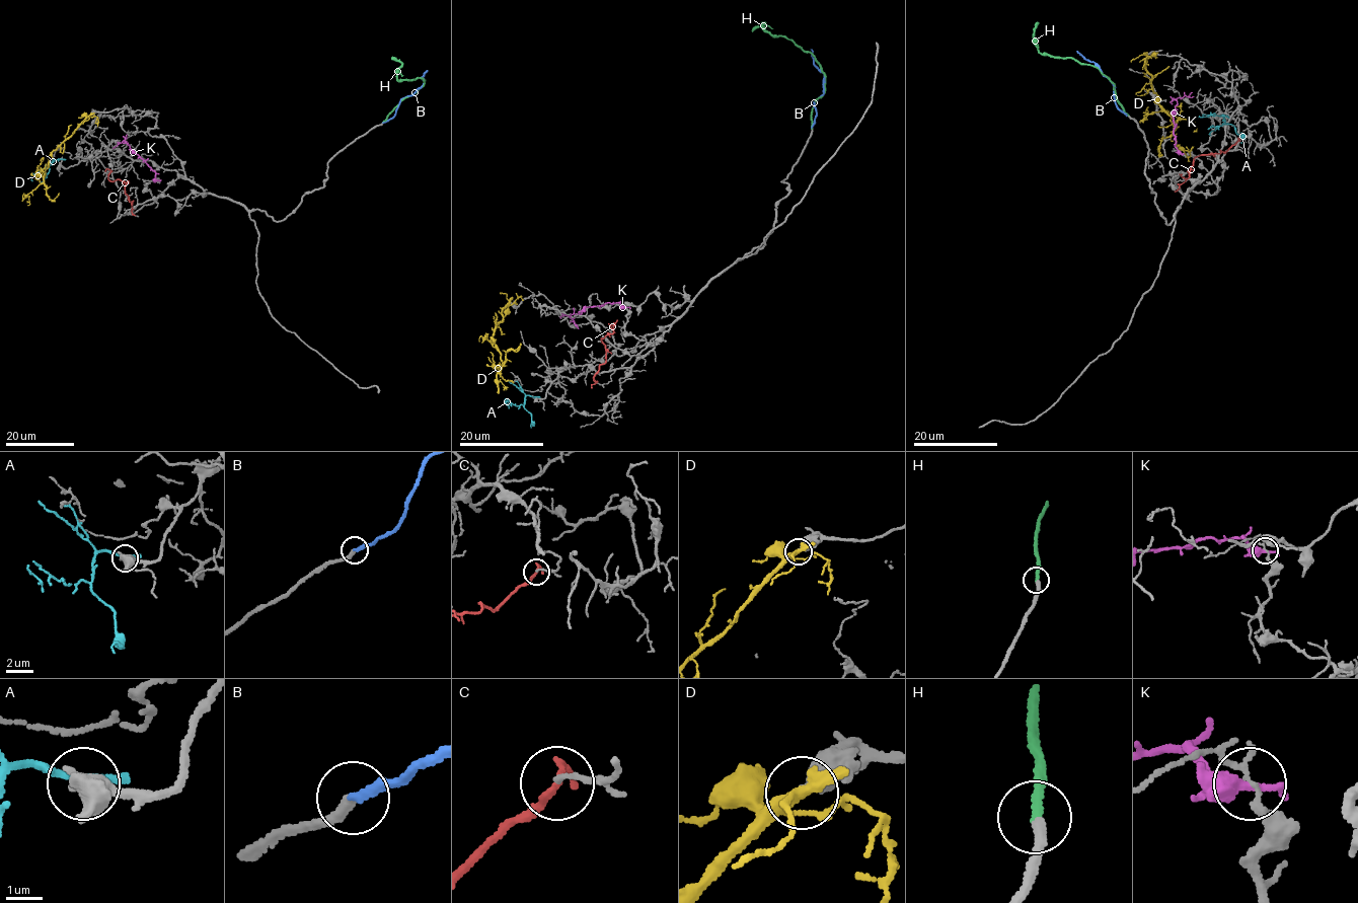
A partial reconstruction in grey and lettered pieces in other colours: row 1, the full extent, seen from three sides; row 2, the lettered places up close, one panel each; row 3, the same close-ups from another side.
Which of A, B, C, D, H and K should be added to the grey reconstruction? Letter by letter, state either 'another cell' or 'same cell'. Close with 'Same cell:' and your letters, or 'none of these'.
A: another cell
B: another cell
C: another cell
D: another cell
H: same cell
K: another cell
Same cell: H

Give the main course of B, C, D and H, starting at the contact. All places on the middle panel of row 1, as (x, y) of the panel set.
B: (812, 127), (816, 114), (813, 102), (823, 92), (824, 75), (813, 63), (810, 49)
C: (596, 382), (594, 376), (605, 362), (605, 345), (601, 339), (612, 332), (617, 320)
D: (510, 302), (504, 307), (502, 320), (493, 337), (502, 363), (505, 363), (497, 375), (498, 393)
H: (812, 128), (813, 106), (824, 91), (819, 62), (791, 41), (772, 34), (762, 26), (764, 23), (752, 31)

